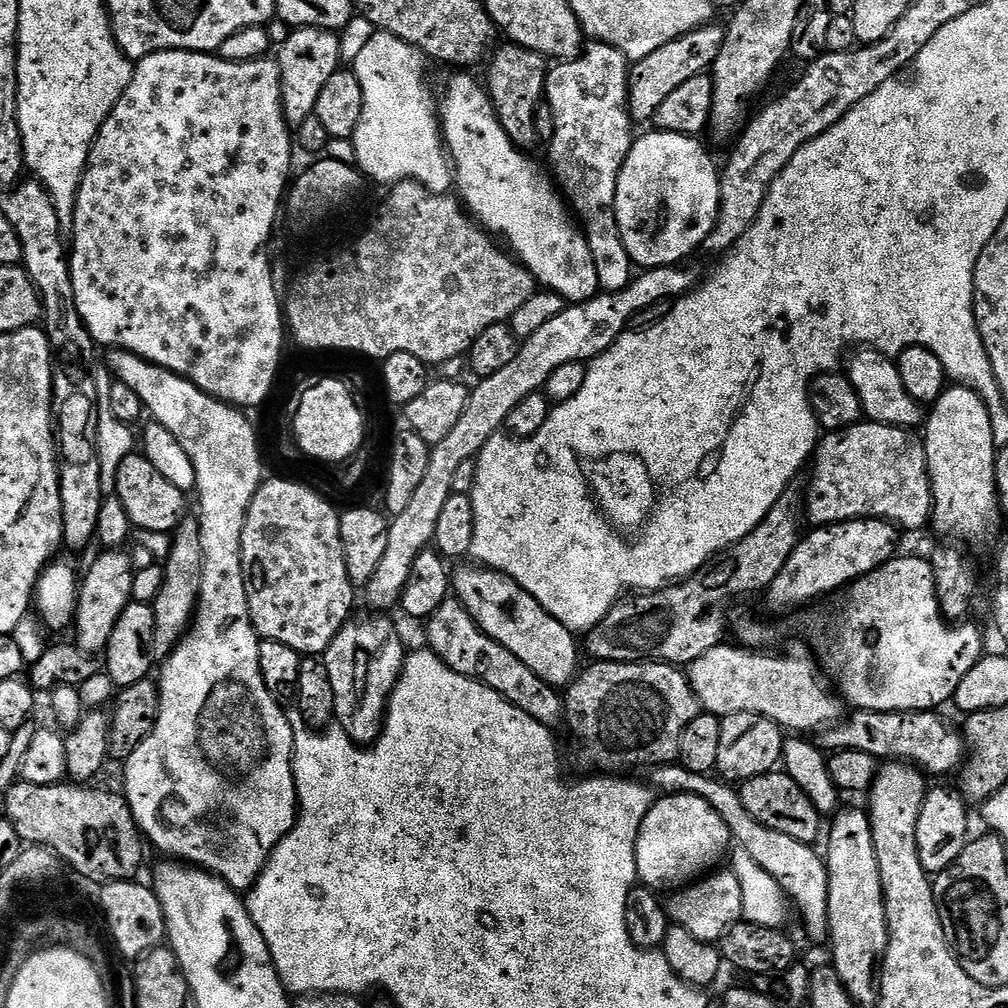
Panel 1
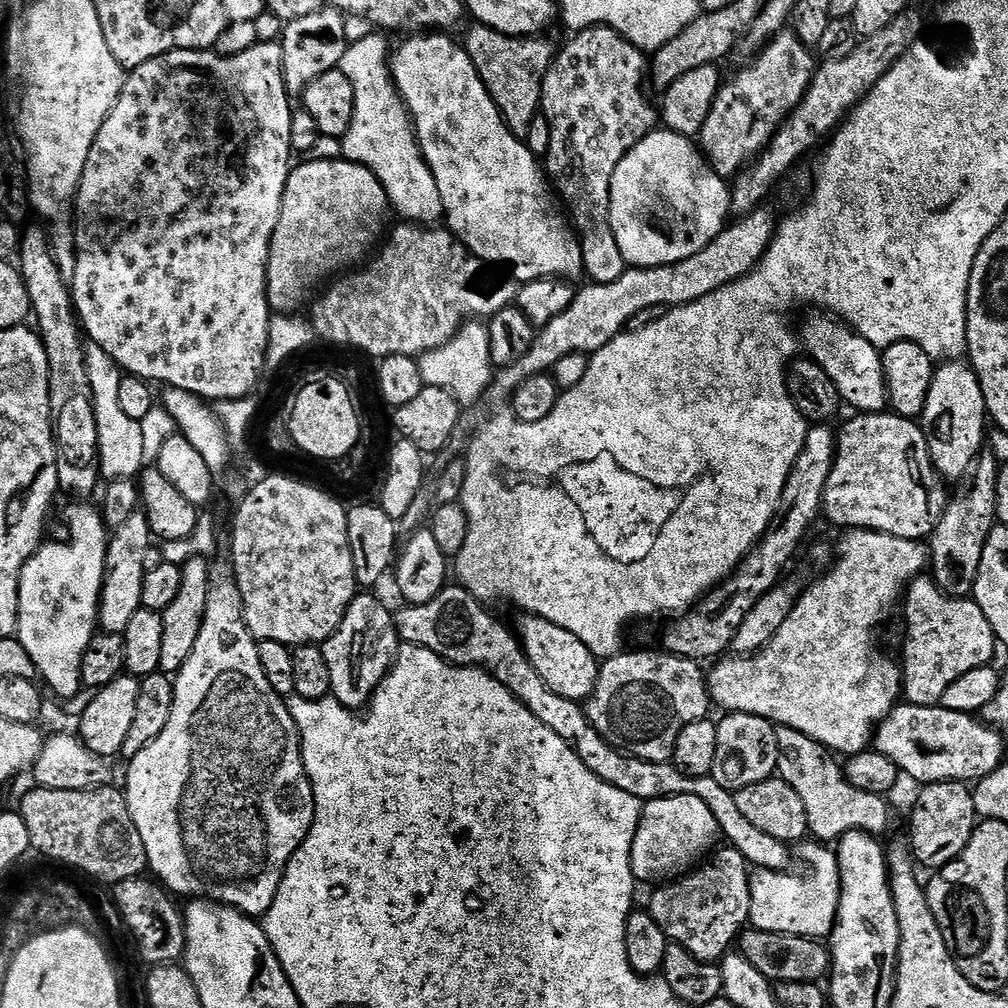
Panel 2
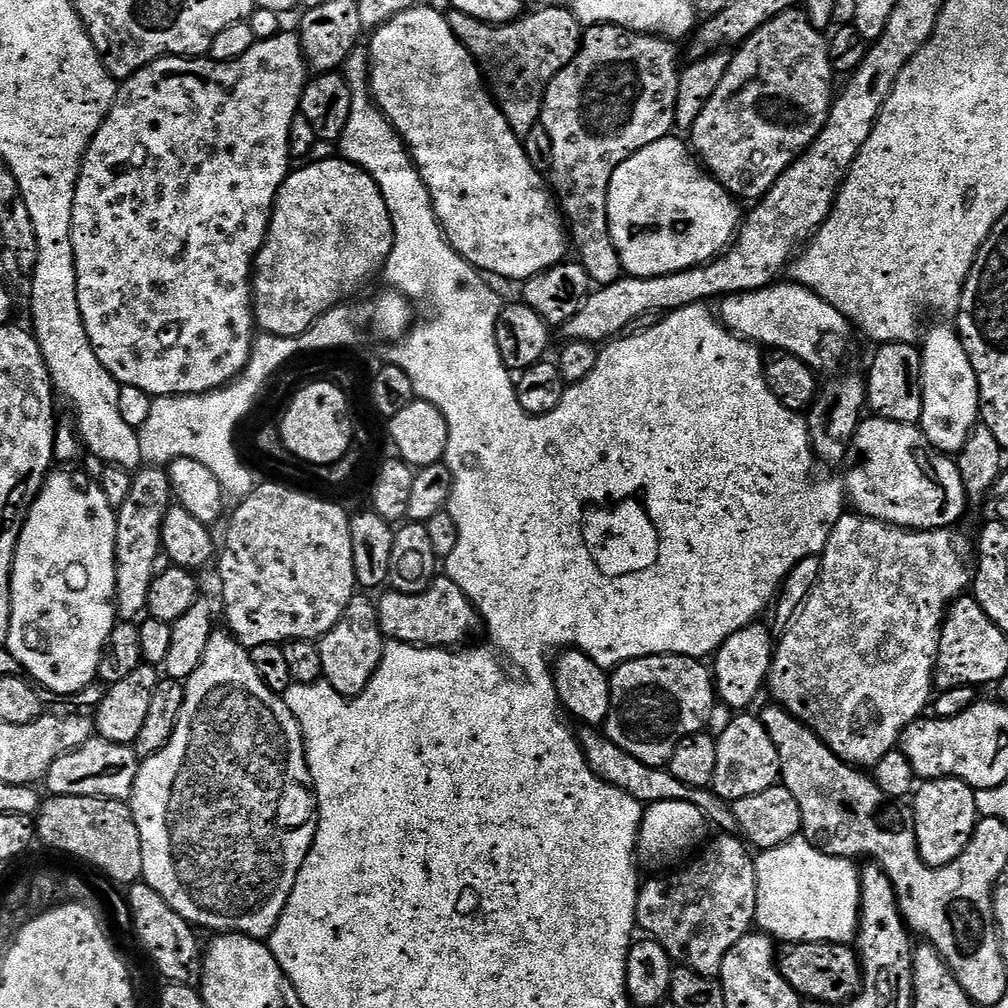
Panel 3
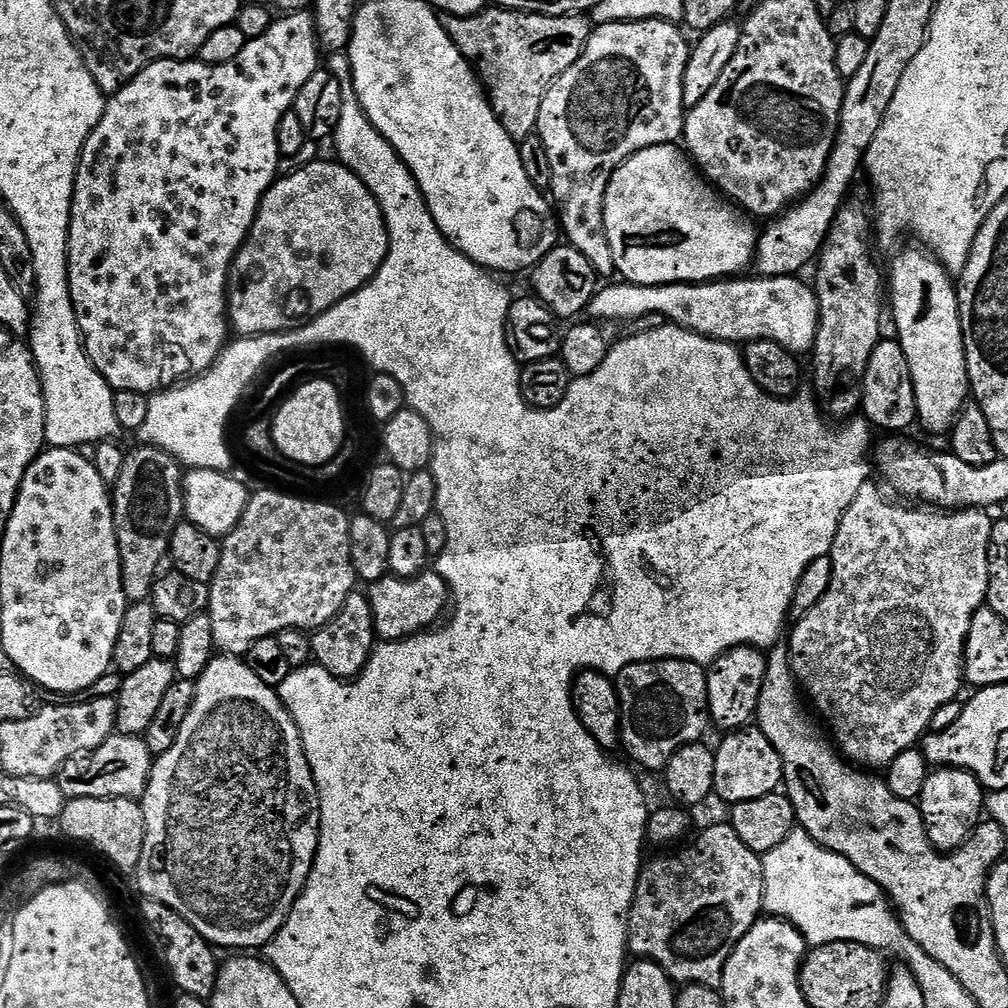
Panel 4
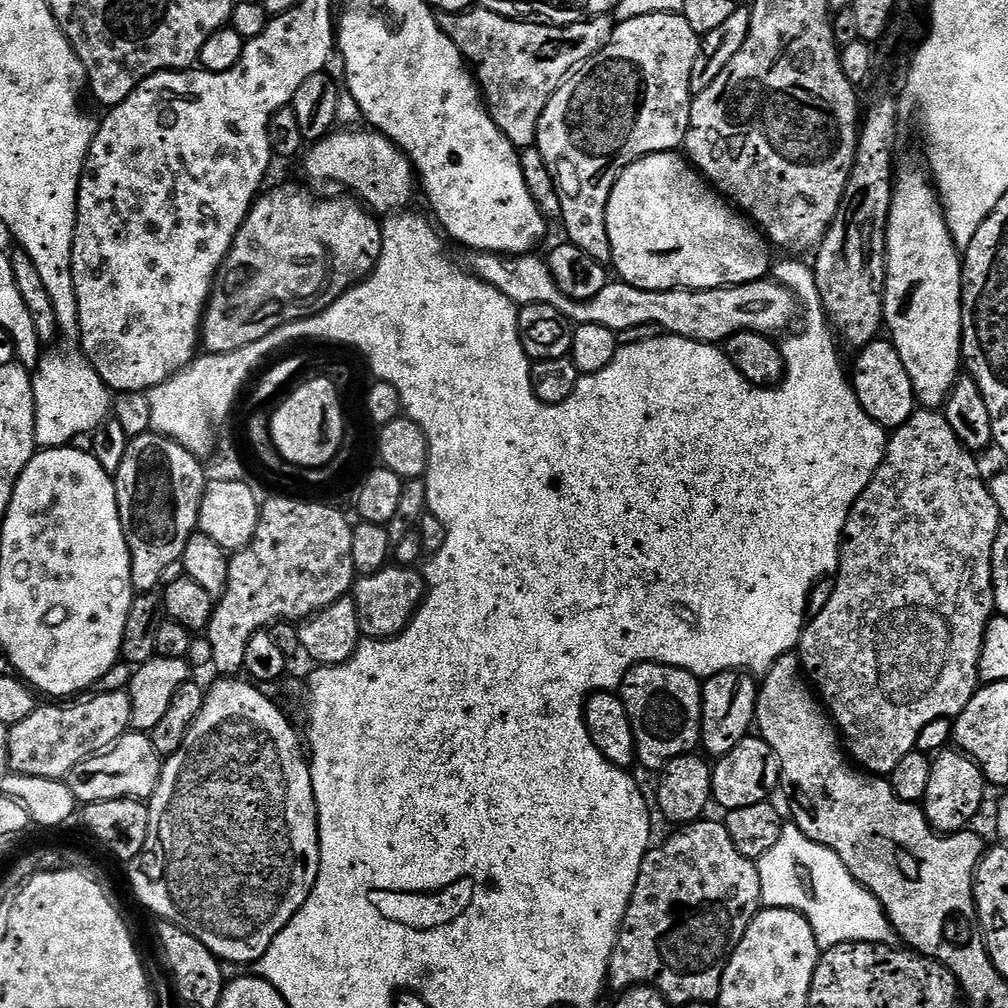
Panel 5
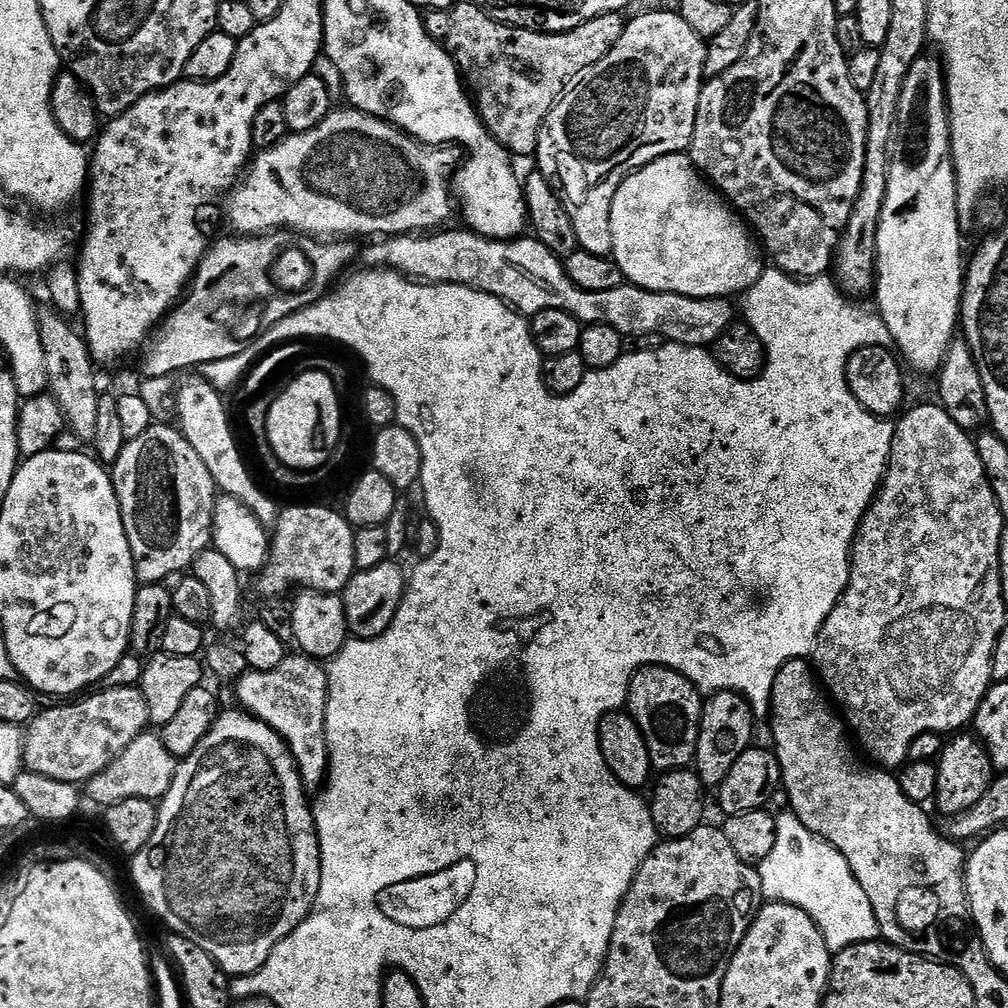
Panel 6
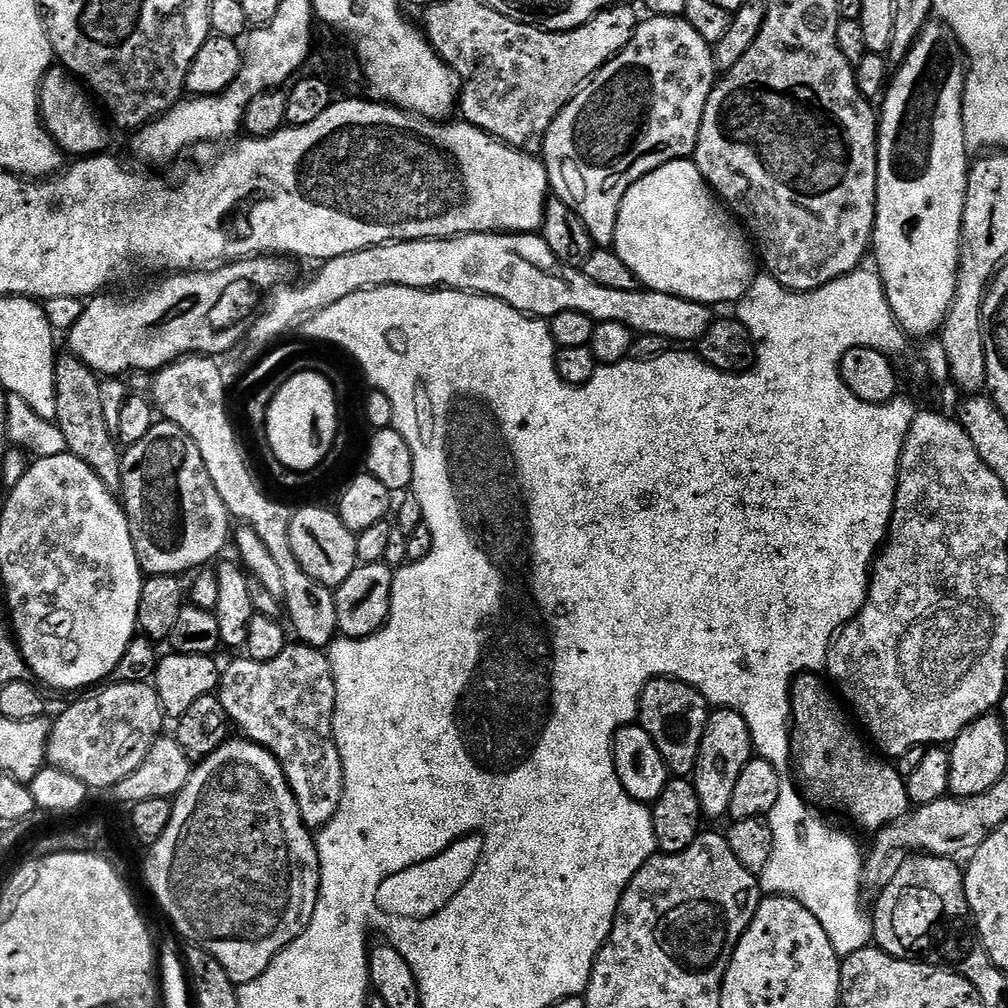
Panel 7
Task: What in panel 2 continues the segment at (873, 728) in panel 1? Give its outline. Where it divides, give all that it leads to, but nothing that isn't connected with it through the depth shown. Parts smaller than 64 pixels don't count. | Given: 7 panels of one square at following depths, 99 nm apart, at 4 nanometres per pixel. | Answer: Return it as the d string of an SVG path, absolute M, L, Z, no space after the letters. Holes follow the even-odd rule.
M907 702L897 704L896 709L880 723L874 737L874 748L875 751L886 754L886 758L890 758L890 762L894 762L894 766L898 766L907 779L909 776L910 779L917 780L917 785L920 786L947 780L976 782L981 776L991 774L1006 760L1004 756L1006 741L975 715L958 713L941 706L927 708Z

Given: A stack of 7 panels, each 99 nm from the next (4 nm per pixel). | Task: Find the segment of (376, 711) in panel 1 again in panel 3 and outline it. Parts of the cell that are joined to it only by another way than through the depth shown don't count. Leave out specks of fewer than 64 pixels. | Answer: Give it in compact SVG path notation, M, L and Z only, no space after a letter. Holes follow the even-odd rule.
M363 595L353 596L340 621L318 641L322 654L323 679L331 688L338 690L340 696L356 696L366 690L384 653L386 637L380 629L376 604L368 601Z

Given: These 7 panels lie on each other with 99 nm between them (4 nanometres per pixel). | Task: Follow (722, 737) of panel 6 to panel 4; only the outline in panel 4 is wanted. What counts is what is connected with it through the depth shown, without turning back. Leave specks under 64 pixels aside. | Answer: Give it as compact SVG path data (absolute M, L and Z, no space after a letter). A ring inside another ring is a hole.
M745 646L743 648L732 648L726 654L722 654L718 659L713 660L707 669L708 685L706 694L708 695L708 714L713 725L721 728L721 733L727 734L735 732L741 728L749 727L753 723L758 706L758 694L762 694L762 682L766 678L767 655L761 649Z

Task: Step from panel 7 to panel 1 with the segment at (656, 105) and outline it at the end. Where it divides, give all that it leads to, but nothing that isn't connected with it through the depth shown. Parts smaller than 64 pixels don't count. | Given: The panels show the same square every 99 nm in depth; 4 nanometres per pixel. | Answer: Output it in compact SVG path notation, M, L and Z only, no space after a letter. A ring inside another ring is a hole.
M592 42L574 59L553 63L544 83L546 105L552 111L554 120L553 138L546 148L548 160L552 163L550 172L590 246L594 267L598 270L598 282L605 292L622 290L634 279L634 265L622 242L622 234L616 221L618 174L624 165L624 159L628 157L634 139L634 121L628 114L629 71L629 60L616 48L609 44Z

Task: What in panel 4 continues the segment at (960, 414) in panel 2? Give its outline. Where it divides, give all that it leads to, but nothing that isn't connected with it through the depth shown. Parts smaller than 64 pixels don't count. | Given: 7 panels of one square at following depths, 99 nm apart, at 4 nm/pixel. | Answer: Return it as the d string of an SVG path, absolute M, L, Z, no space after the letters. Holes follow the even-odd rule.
M915 247L898 253L892 264L890 320L892 316L896 323L895 339L900 341L906 362L910 362L919 427L928 432L948 434L970 400L960 298L948 269L931 251Z

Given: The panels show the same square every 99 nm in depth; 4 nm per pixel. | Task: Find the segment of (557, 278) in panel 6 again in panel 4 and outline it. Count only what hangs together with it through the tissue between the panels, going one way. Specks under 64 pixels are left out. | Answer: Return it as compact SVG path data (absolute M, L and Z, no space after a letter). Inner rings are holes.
M761 276L756 280L725 278L703 284L659 284L642 286L619 282L601 287L588 303L587 315L593 321L637 320L646 314L662 314L671 322L709 340L727 340L739 345L740 340L773 340L797 354L808 354L816 343L820 325L820 307L815 291L796 276Z

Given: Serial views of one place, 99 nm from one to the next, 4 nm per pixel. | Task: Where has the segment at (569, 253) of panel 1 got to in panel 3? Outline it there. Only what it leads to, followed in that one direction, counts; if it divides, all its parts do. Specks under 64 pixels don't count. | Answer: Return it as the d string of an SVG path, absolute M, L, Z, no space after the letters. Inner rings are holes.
M436 6L408 9L385 21L371 33L370 38L372 41L366 45L366 51L370 61L368 82L372 90L372 98L380 107L384 117L396 127L396 133L403 138L404 145L411 152L412 161L420 172L422 182L426 182L426 190L430 190L436 217L440 220L440 226L453 250L481 273L493 272L494 275L501 276L504 280L517 280L517 282L526 281L534 274L545 272L547 268L553 268L556 264L565 263L567 256L564 255L570 252L570 236L566 231L566 221L557 201L545 177L531 164L521 137L516 136L514 130L510 130L506 118L500 112L500 107L496 105L492 93L488 91L484 83L484 77L480 74L476 59L465 50L460 39L454 34L454 30L448 25L447 15L443 11L440 13Z

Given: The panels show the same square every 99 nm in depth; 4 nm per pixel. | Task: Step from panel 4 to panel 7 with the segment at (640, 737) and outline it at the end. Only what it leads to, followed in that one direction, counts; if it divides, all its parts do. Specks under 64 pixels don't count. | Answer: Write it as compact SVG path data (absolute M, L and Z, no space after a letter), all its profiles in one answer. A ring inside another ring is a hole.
M650 680L640 695L638 723L650 738L654 738L658 754L662 754L669 773L676 778L691 777L696 771L698 750L702 746L709 715L710 705L700 691L680 680Z

